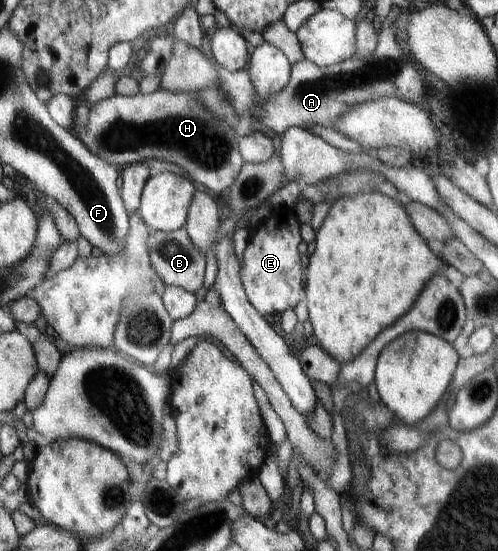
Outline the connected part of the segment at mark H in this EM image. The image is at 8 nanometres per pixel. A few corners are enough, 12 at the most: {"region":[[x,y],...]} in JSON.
{"region":[[199,93],[88,104],[74,132],[118,168],[174,163],[198,187],[243,170],[234,126]]}

